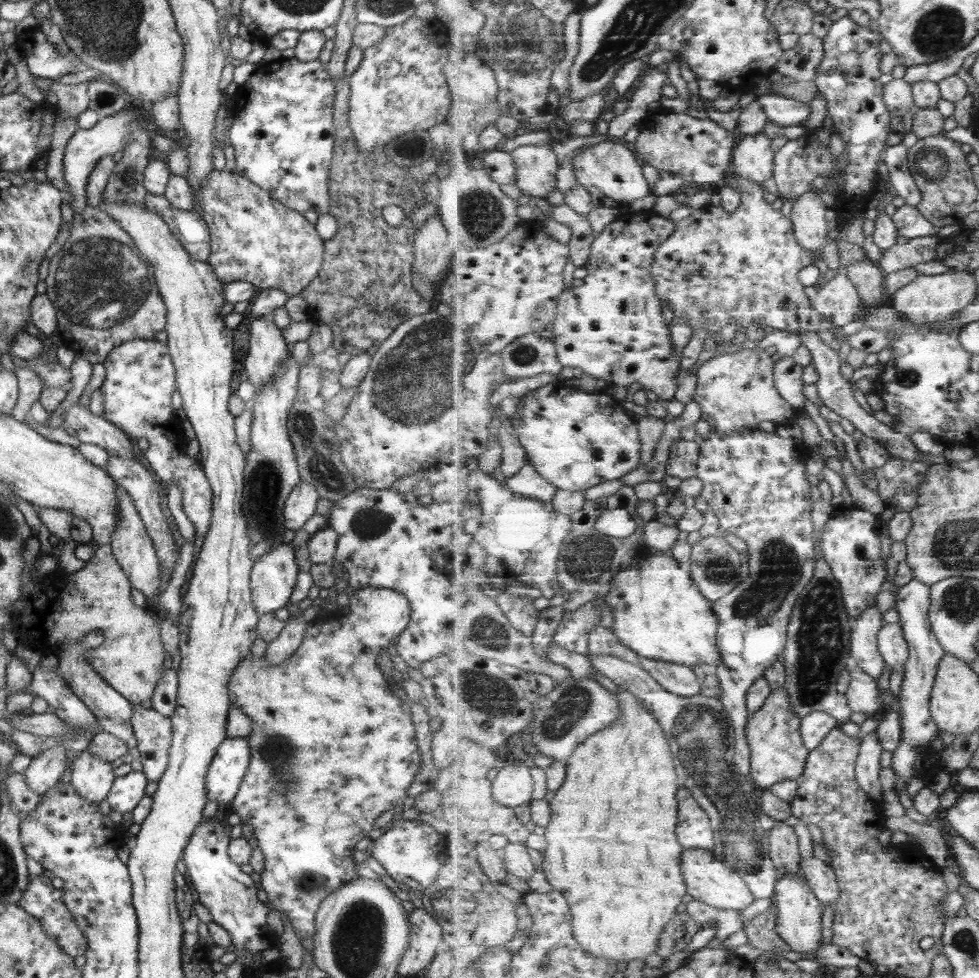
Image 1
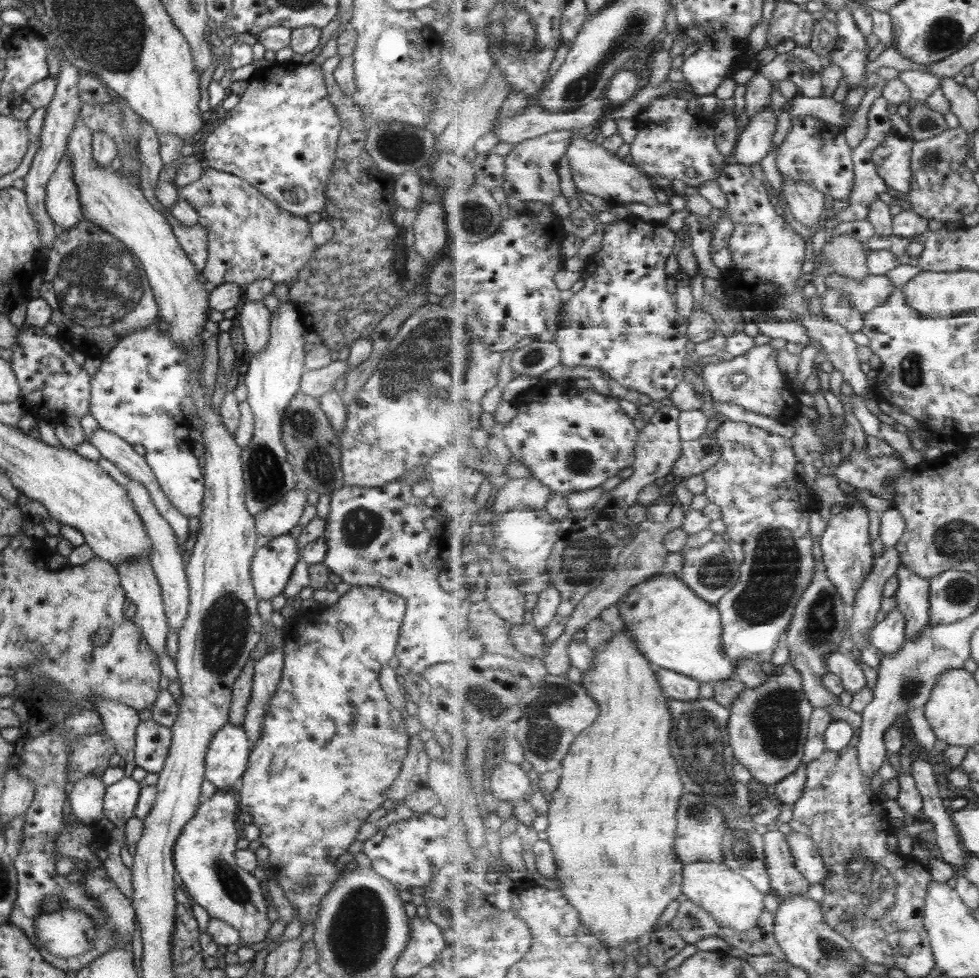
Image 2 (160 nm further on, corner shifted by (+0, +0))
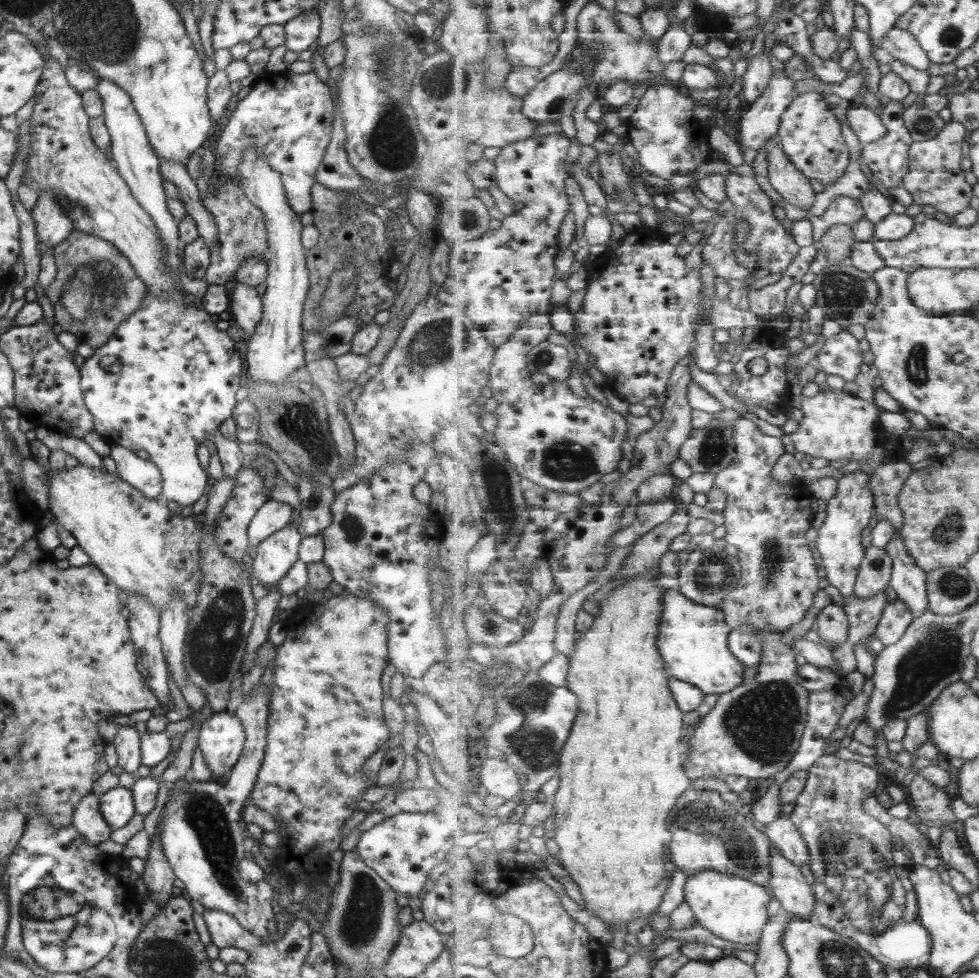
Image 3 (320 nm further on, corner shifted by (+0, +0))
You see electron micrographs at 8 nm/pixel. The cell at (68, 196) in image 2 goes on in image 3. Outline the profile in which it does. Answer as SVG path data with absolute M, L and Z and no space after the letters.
M50 191L39 193L30 217L34 224L39 255L46 248L54 248L72 231L71 220L66 218Z

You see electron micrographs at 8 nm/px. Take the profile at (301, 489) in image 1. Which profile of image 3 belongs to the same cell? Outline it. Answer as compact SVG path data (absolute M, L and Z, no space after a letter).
M266 500L251 518L246 534L248 545L256 547L271 534L278 532L291 521L291 507L284 502Z

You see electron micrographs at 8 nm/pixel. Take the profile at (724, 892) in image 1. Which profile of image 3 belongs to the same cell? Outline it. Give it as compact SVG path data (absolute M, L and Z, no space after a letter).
M704 870L688 877L685 892L687 904L695 912L698 924L731 942L756 944L770 920L767 908L773 893L769 888L755 884L745 877L733 876L727 872Z

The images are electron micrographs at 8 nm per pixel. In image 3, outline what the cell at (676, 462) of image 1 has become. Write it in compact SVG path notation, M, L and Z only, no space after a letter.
M714 418L707 428L692 429L691 436L681 447L680 457L694 472L719 474L735 458L735 427L735 420Z

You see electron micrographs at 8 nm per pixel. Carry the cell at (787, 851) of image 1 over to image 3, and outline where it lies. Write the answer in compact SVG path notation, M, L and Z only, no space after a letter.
M774 844L771 852L772 879L768 888L773 897L781 902L782 911L790 916L810 918L816 907L814 887L805 882L799 865L783 856Z

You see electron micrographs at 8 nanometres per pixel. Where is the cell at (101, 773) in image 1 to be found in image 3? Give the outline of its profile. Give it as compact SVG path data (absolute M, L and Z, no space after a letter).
M91 792L74 807L70 825L75 827L75 830L89 845L105 842L112 831L100 813L98 796Z

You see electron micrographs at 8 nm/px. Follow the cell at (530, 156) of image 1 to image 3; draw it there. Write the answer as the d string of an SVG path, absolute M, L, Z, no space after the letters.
M562 134L543 139L532 140L531 138L531 140L527 140L526 142L511 143L504 146L502 153L494 160L497 167L497 186L514 202L522 202L524 207L518 212L507 215L493 230L490 230L491 234L487 233L475 240L449 242L448 247L450 251L448 254L447 276L439 287L433 291L435 298L450 307L466 308L467 316L474 322L476 328L481 329L483 333L487 334L486 337L495 346L505 344L513 336L513 332L519 330L520 324L525 318L535 315L549 315L549 312L555 312L555 284L559 284L561 275L559 273L559 252L563 252L563 240L559 240L559 232L563 232L563 220L567 218L569 208L571 208L569 198L567 198L567 192L565 192L565 180L567 180L567 162L565 160L567 160L567 154L569 154L569 146L571 146L571 143L567 142Z

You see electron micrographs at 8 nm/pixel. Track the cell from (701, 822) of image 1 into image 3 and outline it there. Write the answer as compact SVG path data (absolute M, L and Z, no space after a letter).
M687 789L671 812L669 822L669 829L674 833L670 844L674 863L688 877L704 870L715 870L745 877L768 888L772 879L770 838L753 825L749 816L739 814L737 805L725 801L719 792Z

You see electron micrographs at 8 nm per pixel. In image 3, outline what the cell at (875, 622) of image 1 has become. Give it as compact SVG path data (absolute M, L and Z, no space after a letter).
M871 544L866 548L866 559L863 560L856 583L857 598L873 598L890 586L894 562L886 548Z

